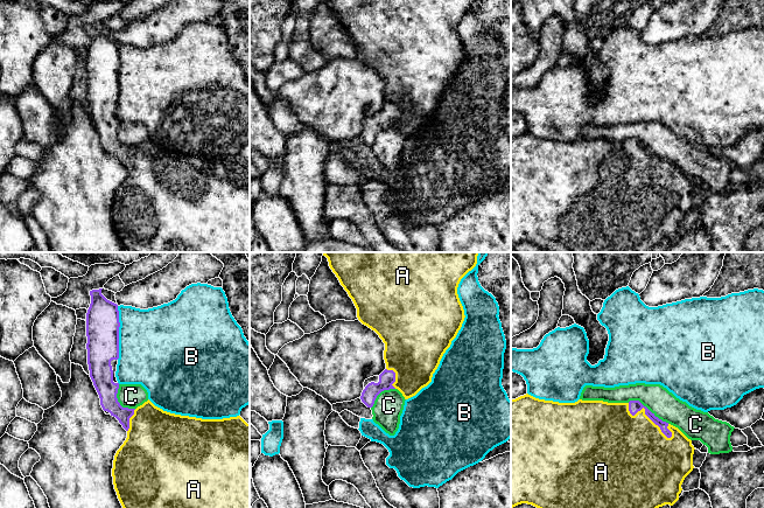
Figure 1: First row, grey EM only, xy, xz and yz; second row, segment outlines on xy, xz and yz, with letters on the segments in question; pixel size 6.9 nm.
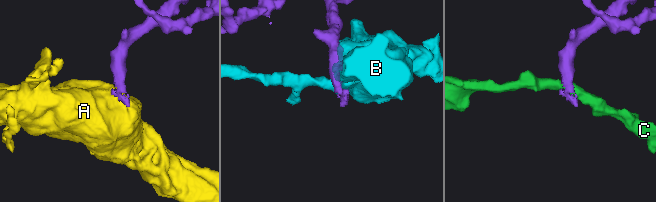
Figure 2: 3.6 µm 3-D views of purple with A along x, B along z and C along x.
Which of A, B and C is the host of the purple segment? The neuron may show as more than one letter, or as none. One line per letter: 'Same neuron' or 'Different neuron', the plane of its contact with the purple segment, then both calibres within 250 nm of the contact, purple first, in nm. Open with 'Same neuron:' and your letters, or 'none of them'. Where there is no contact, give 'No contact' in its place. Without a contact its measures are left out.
Same neuron: A
A: Same neuron. Touches purple in yz. Thickness 80 nm (purple) against 440 nm
B: Different neuron. Touches purple in xy. Thickness 220 nm (purple) against 480 nm
C: Different neuron. Touches purple in yz. Thickness 80 nm (purple) against 190 nm

